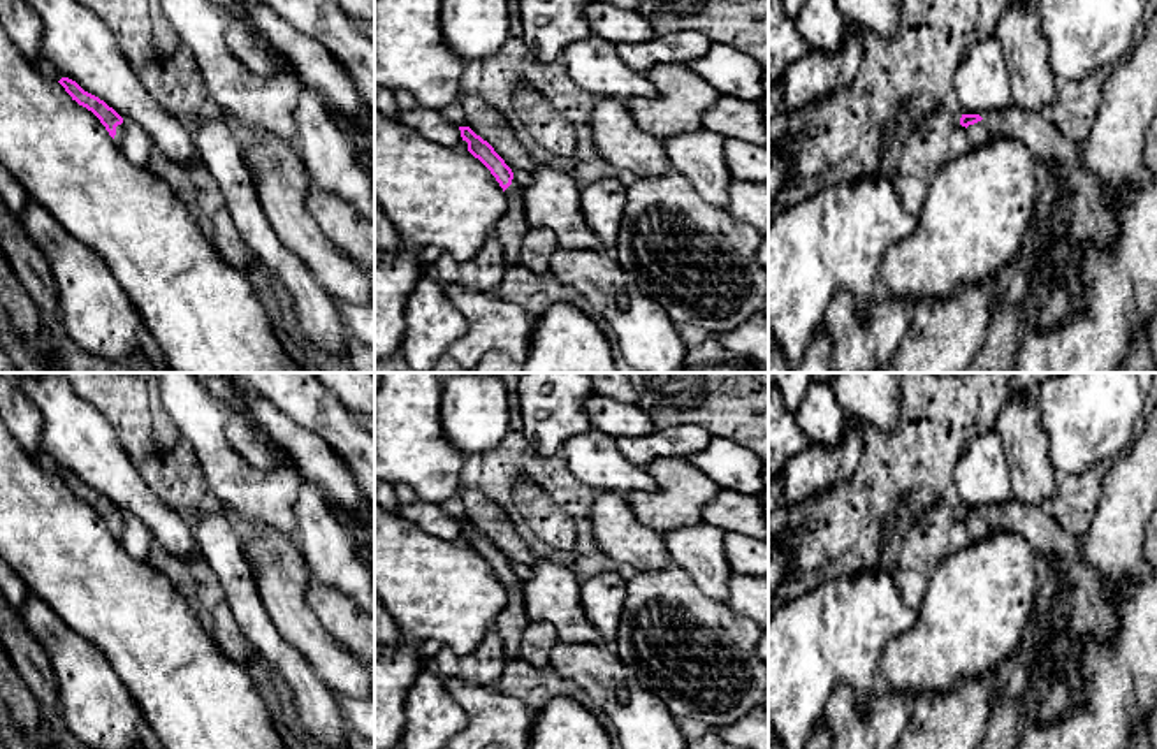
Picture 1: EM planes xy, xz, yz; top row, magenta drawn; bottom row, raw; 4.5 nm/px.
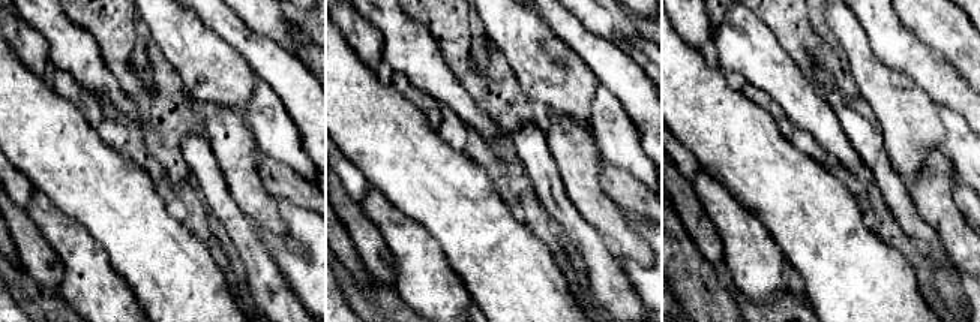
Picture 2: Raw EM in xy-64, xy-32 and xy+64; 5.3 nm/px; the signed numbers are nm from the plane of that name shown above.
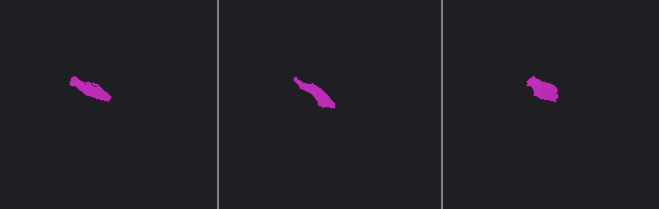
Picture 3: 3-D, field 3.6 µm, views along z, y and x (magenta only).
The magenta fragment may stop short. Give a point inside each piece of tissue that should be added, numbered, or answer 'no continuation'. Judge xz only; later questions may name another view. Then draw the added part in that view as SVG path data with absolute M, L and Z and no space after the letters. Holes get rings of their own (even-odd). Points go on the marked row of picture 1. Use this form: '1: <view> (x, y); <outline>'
1: xz (510, 229); M515 176L512 185L505 190L508 209L496 227L494 237L505 248L505 262L508 267L520 265L520 244L522 236L529 229L524 204L522 204L522 186L517 183Z

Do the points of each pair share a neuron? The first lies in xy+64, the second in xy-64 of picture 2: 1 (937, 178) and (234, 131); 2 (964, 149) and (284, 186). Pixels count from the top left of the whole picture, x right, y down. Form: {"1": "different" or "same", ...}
{"1": "same", "2": "different"}

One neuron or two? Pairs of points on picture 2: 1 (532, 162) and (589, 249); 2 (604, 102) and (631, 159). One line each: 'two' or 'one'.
1: one
2: one

